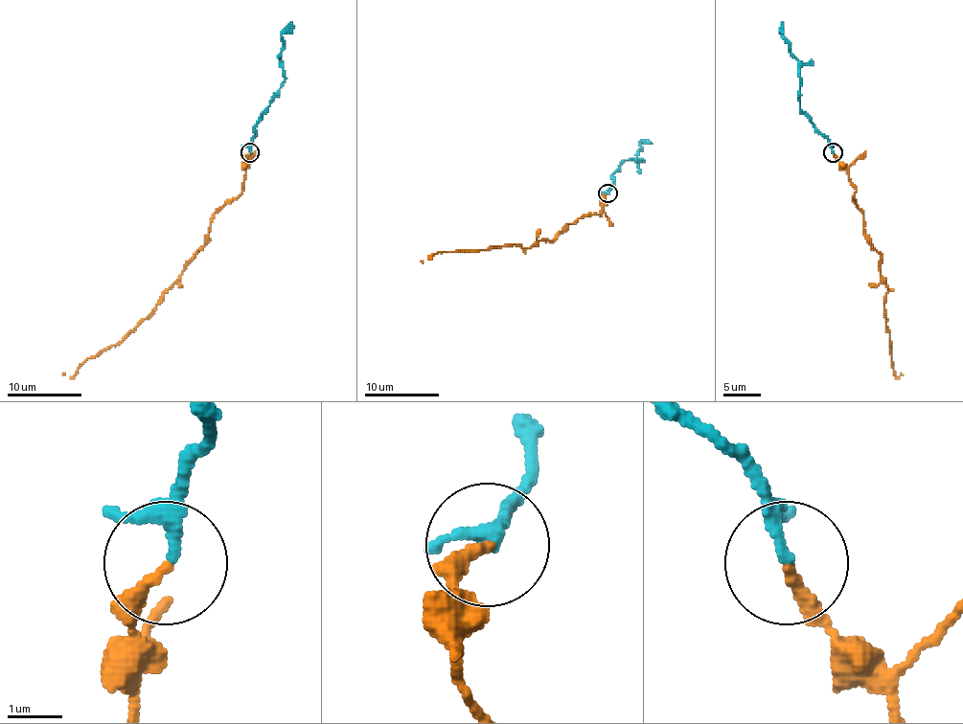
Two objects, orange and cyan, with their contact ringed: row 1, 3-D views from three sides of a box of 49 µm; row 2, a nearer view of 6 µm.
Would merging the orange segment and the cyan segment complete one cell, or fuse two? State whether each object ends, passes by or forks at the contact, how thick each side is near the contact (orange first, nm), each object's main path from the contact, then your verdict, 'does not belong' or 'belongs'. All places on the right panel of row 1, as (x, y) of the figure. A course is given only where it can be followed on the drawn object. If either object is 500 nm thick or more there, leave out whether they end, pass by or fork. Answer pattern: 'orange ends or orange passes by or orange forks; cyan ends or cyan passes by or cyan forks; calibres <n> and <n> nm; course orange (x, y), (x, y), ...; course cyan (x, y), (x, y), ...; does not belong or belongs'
orange ends; cyan passes by; calibres 200 and 180 nm; course orange (834, 152), (856, 192), (854, 203), (863, 214), (867, 242), (880, 255), (893, 373), (901, 373); course cyan (834, 150), (832, 144), (800, 108), (800, 61), (789, 48), (783, 22); belongs

